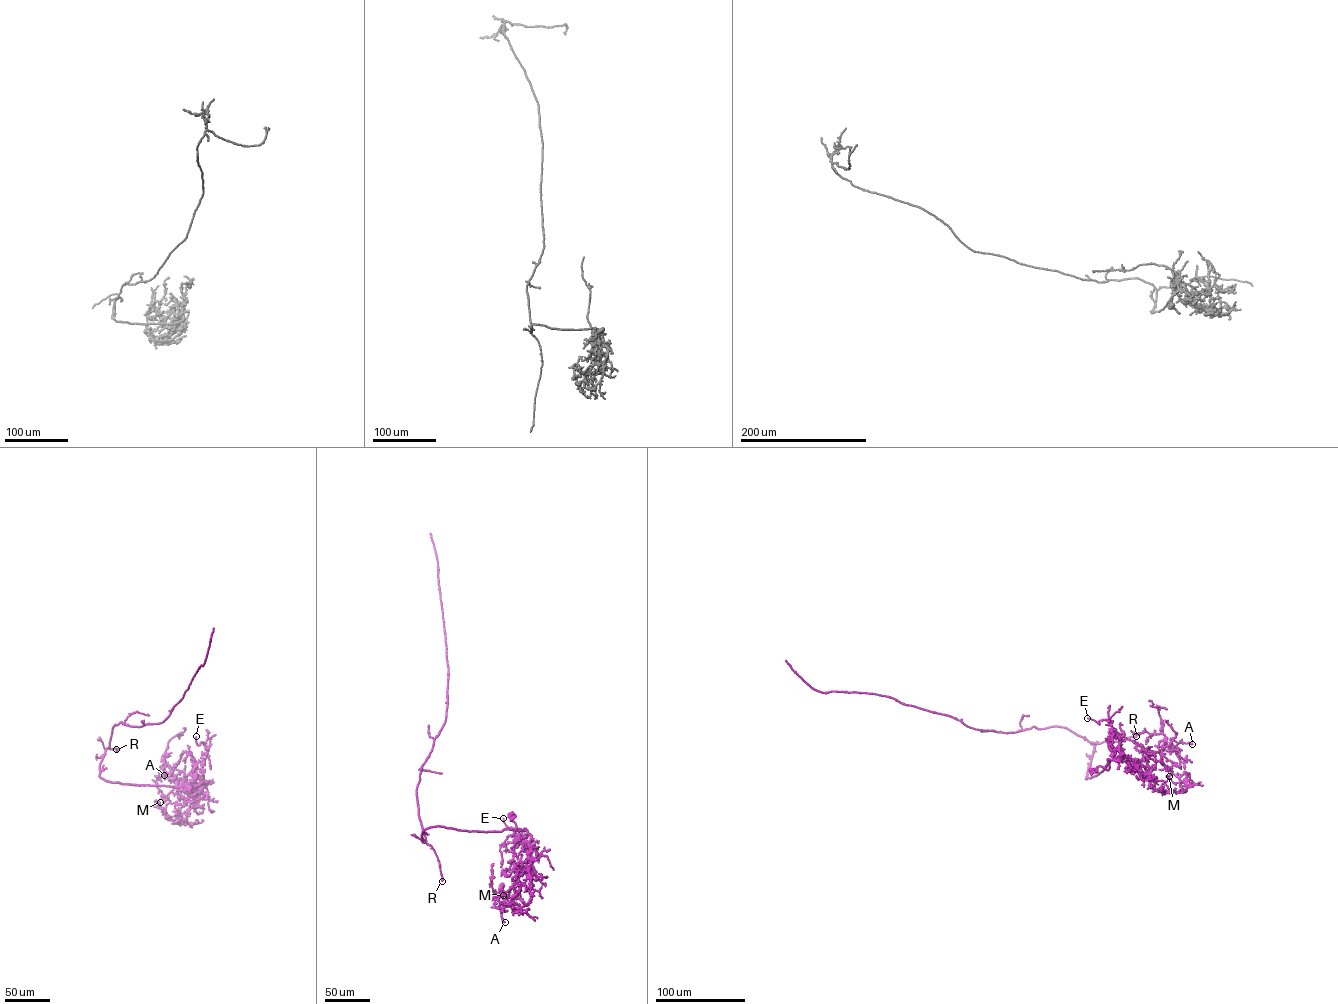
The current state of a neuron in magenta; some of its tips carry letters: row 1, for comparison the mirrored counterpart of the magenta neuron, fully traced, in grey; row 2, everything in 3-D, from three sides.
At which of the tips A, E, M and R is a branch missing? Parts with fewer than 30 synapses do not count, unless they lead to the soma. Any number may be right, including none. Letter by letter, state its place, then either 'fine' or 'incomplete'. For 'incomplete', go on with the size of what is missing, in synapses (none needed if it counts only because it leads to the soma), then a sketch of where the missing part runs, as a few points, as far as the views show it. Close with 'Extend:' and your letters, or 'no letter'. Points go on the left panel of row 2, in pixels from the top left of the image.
A: (164, 775) | fine
E: (196, 736) | fine
M: (160, 802) | fine
R: (116, 749) | fine
Extend: no letter

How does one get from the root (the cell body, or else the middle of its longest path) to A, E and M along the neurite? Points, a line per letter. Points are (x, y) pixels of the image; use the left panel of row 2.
A: (189, 788), (192, 786), (190, 791), (205, 784), (197, 788), (170, 772), (162, 774), (163, 772), (164, 775)
E: (189, 788), (192, 786), (190, 791), (205, 784), (201, 769), (207, 750), (204, 743), (197, 744), (196, 736)
M: (189, 788), (192, 786), (190, 791), (205, 784), (201, 785), (199, 798), (183, 823), (170, 819), (160, 802)

